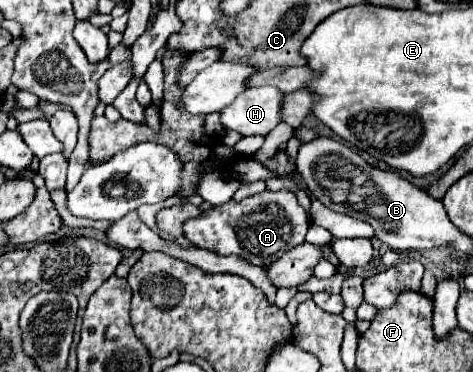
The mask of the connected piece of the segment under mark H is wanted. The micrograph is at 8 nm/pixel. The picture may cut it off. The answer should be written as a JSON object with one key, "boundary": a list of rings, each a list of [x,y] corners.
{"boundary":[[[253,87],[223,107],[219,121],[225,129],[241,135],[267,135],[281,123],[281,103],[283,93],[275,87]]]}

